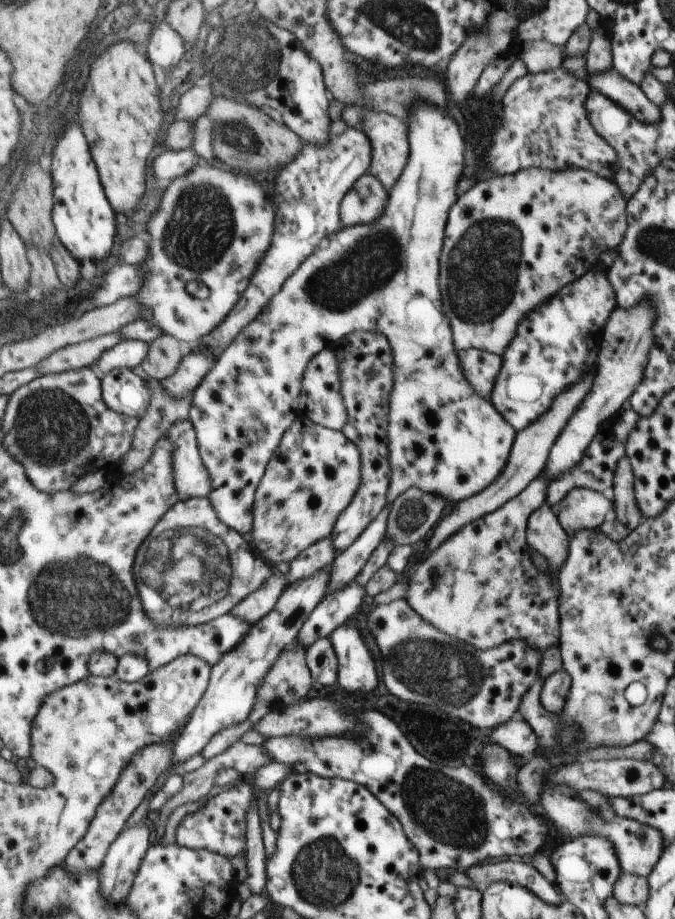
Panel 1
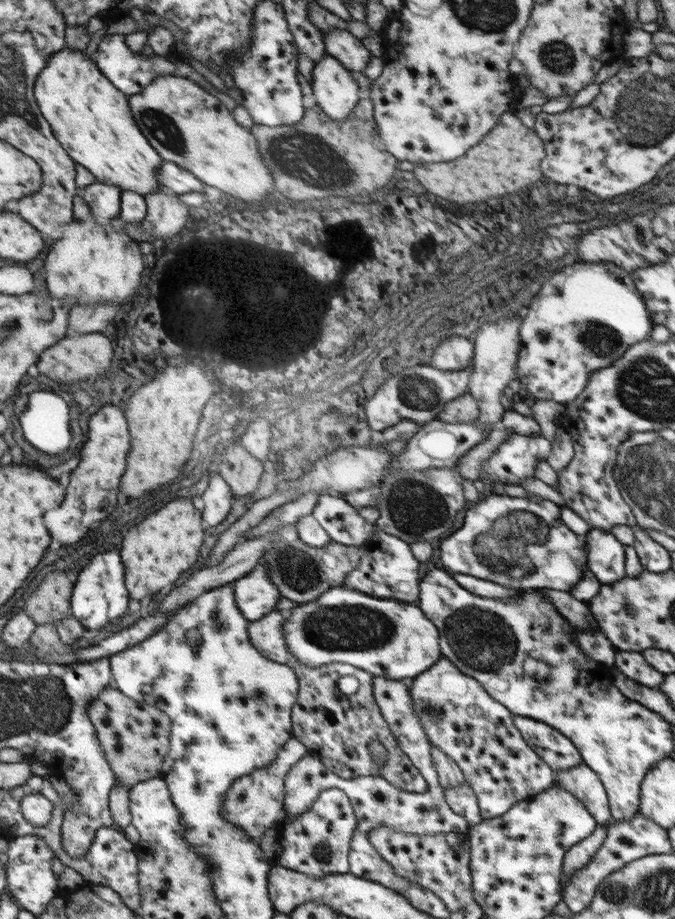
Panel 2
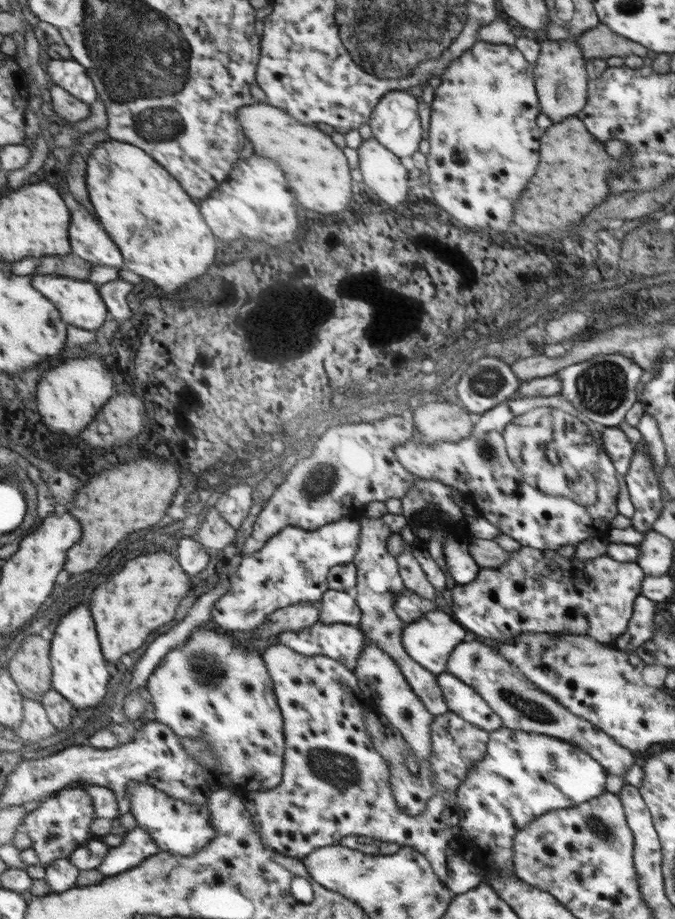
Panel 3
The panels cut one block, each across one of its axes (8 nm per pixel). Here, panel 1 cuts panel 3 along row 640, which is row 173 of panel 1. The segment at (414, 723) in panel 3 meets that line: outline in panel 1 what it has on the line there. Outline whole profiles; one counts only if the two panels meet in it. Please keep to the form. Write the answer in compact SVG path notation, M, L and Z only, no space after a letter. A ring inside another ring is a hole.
M370 172L350 189L341 206L344 227L374 223L389 205L390 191Z

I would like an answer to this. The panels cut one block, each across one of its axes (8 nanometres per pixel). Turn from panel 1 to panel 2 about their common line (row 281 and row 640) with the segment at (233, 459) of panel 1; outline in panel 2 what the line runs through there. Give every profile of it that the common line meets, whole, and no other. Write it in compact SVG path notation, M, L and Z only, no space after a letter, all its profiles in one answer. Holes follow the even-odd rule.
M348 585L335 587L329 592L326 592L318 601L303 605L300 604L298 607L293 608L292 616L287 623L286 639L288 639L288 645L290 645L292 653L298 657L299 662L306 663L306 665L312 667L320 667L334 662L348 662L352 664L352 666L362 666L362 670L370 670L370 674L373 674L374 677L400 678L400 680L402 680L402 678L408 678L408 682L414 677L420 676L425 670L432 668L438 660L441 660L443 654L440 645L440 632L437 630L436 624L428 618L421 608L418 608L418 606L410 606L410 604L402 604L402 602L396 602L393 599L374 598L372 595L363 594L362 591L351 588L348 590L348 588Z

